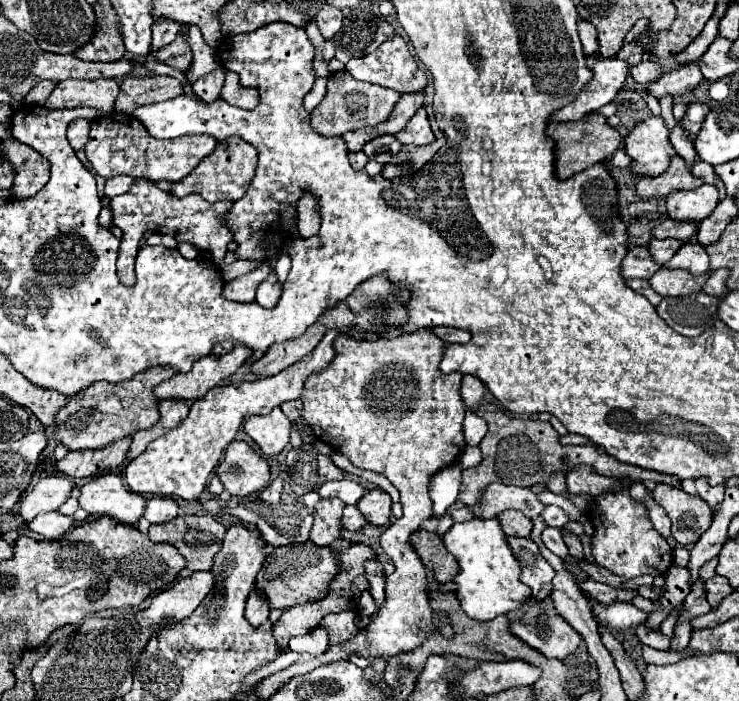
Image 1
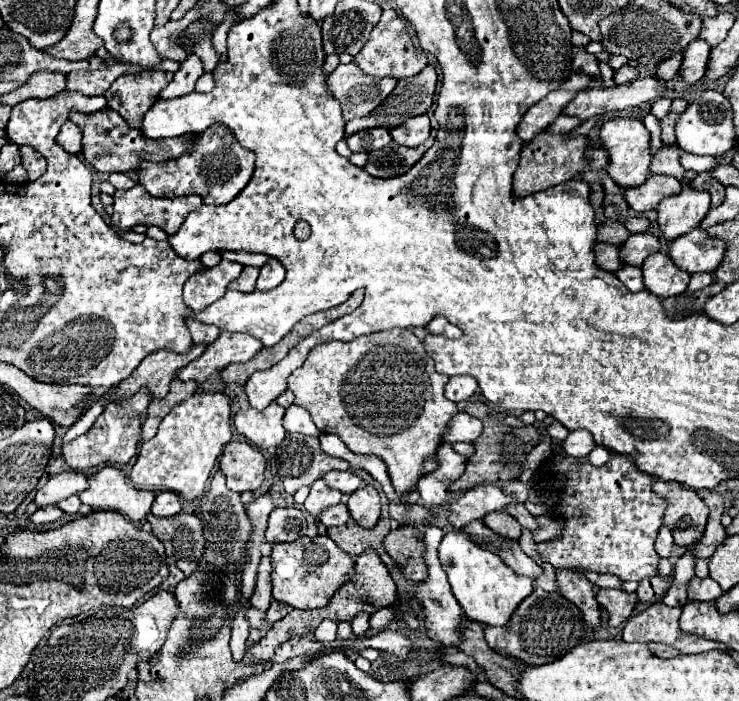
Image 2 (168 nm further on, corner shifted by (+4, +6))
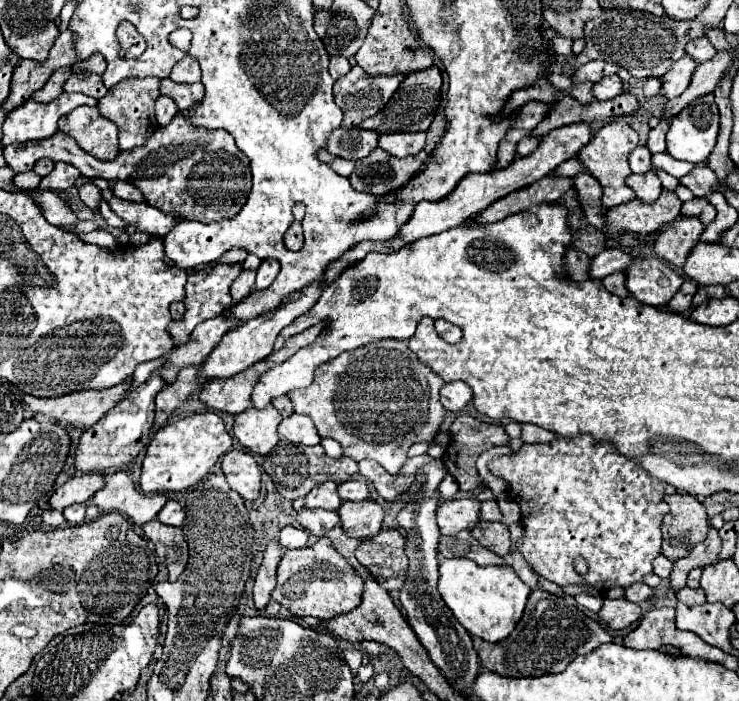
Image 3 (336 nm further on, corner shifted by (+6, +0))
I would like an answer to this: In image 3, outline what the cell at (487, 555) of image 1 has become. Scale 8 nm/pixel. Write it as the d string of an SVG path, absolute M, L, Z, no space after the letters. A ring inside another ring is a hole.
M453 558L439 564L439 592L469 634L479 636L485 642L499 642L507 638L521 620L531 588L513 568L481 568L467 558Z

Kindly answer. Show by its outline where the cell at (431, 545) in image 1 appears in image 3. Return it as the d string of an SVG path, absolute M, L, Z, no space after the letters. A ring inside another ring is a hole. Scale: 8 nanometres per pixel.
M381 530L379 534L361 542L355 550L355 558L363 564L371 578L375 578L387 592L403 586L407 570L407 556L403 550L405 538L399 530Z

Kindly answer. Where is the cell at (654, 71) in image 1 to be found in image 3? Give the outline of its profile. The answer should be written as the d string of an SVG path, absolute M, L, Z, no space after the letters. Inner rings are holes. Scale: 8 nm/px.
M617 74L607 76L607 78L601 78L599 82L593 84L591 92L593 92L593 96L595 96L597 100L611 100L611 98L615 98L615 96L619 96L619 94L623 92L621 78L619 78Z

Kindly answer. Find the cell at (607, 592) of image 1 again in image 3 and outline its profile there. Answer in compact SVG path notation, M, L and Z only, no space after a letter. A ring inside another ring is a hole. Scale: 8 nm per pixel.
M605 598L603 608L599 610L599 618L611 628L611 630L625 630L629 628L635 620L639 620L641 608L633 602L627 602L623 598L619 600L609 600Z

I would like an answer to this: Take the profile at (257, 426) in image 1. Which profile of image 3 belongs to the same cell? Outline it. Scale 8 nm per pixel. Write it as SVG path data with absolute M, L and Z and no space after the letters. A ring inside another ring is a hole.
M271 404L263 410L249 408L235 416L233 432L251 454L269 454L279 442L277 426L281 420L281 414Z

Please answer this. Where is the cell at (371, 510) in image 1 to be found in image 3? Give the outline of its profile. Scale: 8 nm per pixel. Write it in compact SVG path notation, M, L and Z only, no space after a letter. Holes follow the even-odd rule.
M375 500L367 502L343 502L337 510L341 518L341 526L351 538L369 538L381 530L383 524L383 508Z

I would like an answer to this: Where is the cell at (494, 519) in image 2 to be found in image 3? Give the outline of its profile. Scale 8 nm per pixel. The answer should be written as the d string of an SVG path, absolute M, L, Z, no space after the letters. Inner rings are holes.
M477 522L477 526L471 530L471 536L481 544L493 550L499 556L505 556L511 552L511 540L509 540L509 528L501 522Z

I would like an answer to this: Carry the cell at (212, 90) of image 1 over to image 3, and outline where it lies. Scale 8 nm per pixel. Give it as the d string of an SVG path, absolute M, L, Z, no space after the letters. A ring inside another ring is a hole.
M165 78L165 80L161 80L159 92L163 96L169 96L177 104L179 110L187 110L193 102L203 100L203 84L201 82L197 82L197 84L177 84L171 78Z

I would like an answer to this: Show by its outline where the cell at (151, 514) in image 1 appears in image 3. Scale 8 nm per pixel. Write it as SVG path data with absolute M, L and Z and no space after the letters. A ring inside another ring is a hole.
M169 500L169 502L163 506L163 510L157 514L157 520L163 522L163 524L169 524L169 526L183 526L183 518L185 518L183 508L181 508L181 504L175 502L175 500Z

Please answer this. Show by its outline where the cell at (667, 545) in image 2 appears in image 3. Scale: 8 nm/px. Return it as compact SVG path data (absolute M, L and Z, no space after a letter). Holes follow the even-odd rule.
M659 554L659 556L653 560L653 574L657 574L659 578L669 578L671 566L673 566L673 562L669 562L667 558L663 558L663 554Z

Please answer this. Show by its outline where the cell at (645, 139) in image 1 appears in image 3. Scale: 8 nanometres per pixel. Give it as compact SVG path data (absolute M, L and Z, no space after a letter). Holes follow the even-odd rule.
M613 120L613 122L607 122L593 138L587 146L583 146L577 154L577 160L581 160L583 168L587 168L587 172L601 184L603 188L603 206L605 208L615 208L619 204L627 204L635 198L633 190L623 186L623 178L627 178L627 174L631 174L631 168L629 168L629 154L631 150L637 148L637 142L639 142L639 136L637 132L623 120Z

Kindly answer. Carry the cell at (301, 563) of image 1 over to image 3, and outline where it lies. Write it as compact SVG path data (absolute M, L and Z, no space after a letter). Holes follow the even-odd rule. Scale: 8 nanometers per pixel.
M321 538L309 548L287 550L277 568L277 588L273 600L283 604L295 616L313 616L319 620L331 620L339 614L347 614L361 604L365 580L339 556L327 538Z

